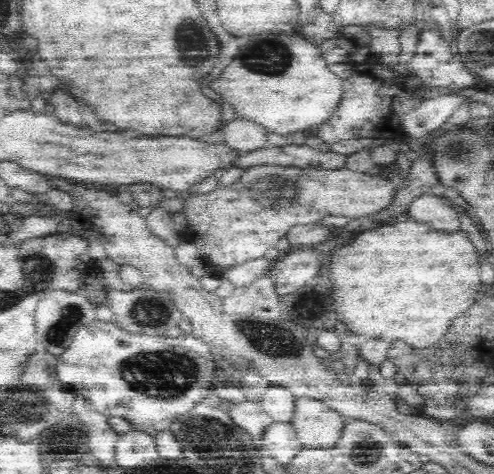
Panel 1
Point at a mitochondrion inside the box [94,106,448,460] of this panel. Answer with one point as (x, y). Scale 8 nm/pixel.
(171, 374)

